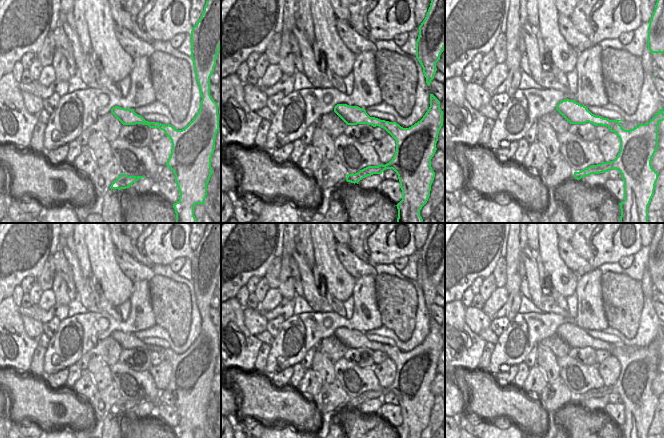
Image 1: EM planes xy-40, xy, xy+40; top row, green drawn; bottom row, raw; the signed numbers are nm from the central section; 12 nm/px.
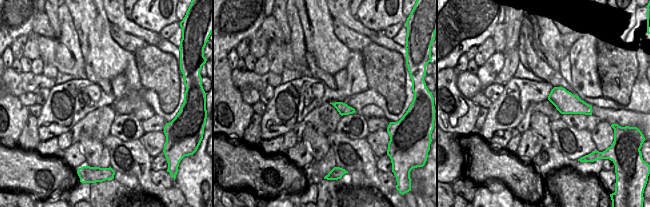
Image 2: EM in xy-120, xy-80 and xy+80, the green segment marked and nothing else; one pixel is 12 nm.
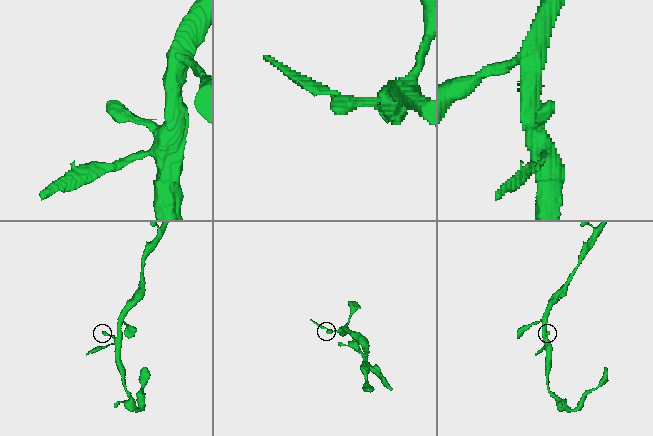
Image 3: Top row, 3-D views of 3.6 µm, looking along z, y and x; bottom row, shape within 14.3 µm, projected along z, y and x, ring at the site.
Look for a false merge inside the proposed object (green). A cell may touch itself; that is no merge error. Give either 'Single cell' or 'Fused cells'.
Single cell.

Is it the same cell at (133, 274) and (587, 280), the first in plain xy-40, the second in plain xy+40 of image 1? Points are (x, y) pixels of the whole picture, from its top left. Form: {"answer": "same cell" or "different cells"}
{"answer": "different cells"}

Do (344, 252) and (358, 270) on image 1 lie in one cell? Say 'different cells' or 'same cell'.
same cell

